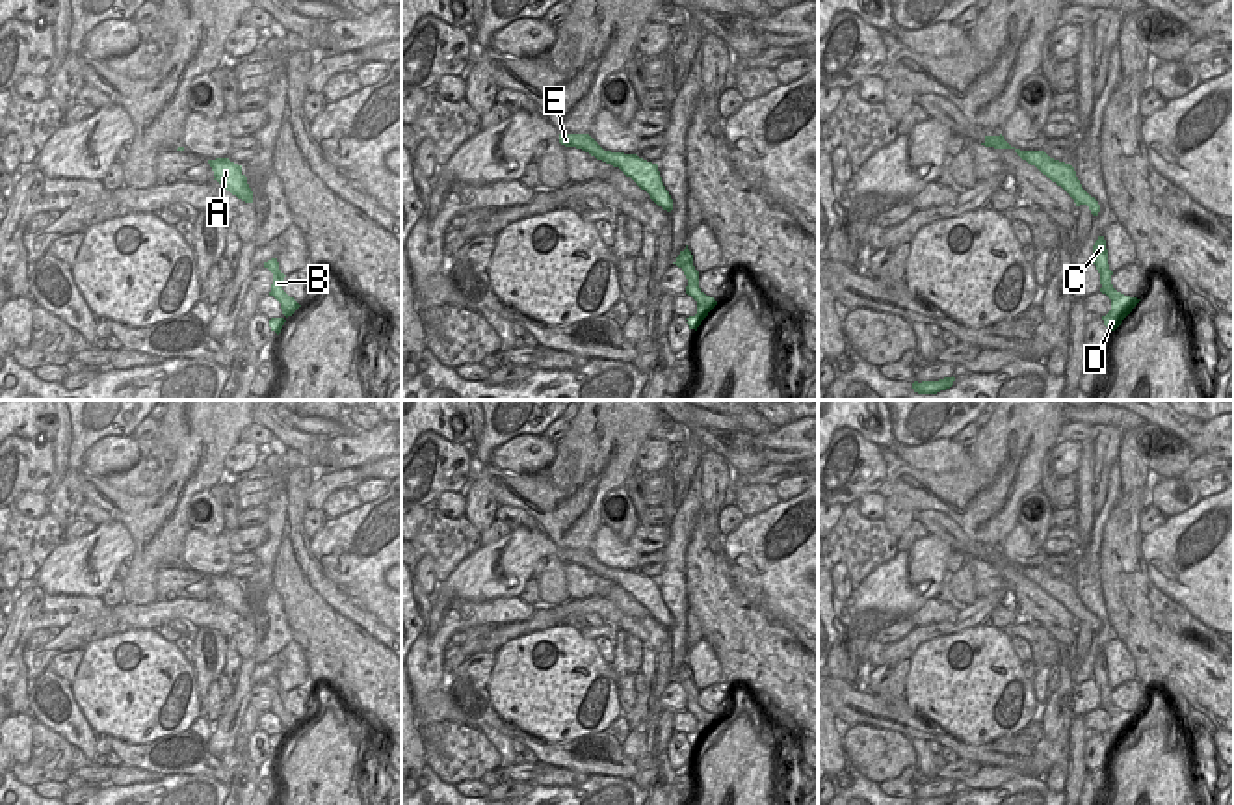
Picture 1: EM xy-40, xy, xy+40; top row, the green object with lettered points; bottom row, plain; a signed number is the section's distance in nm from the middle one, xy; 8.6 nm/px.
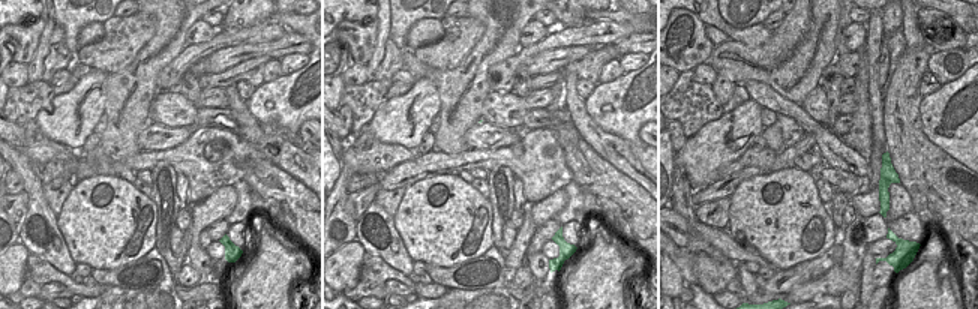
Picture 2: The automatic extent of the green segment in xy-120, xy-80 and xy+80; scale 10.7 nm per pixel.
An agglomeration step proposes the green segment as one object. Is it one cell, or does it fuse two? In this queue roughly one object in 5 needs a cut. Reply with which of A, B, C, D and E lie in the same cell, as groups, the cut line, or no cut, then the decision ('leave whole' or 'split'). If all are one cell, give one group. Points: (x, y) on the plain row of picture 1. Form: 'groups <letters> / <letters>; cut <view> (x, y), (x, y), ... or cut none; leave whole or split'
groups A B C E / D; cut xy (697, 720), (708, 727); split

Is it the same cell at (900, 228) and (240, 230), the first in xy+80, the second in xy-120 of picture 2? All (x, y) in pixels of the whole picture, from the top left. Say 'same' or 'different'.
same

